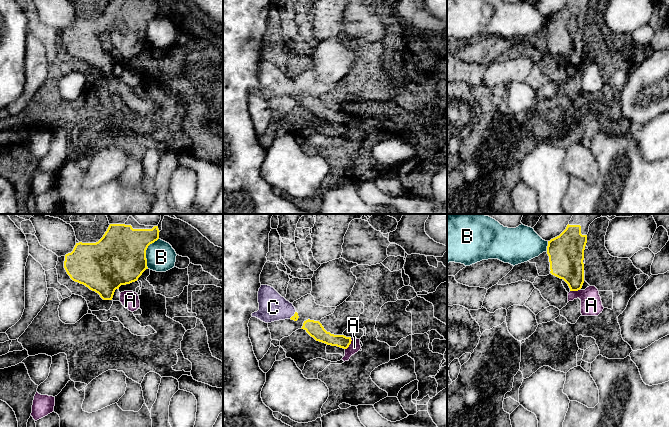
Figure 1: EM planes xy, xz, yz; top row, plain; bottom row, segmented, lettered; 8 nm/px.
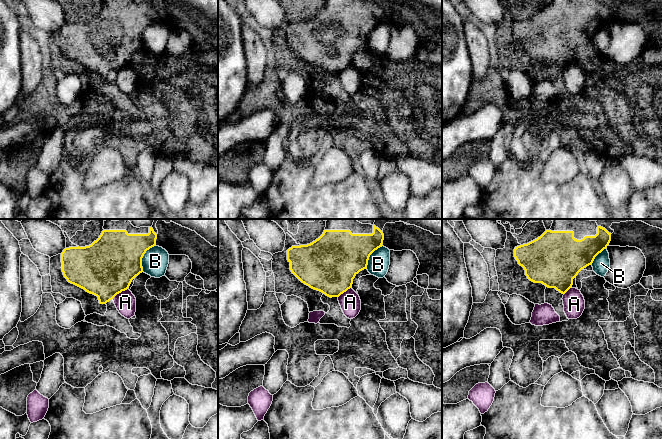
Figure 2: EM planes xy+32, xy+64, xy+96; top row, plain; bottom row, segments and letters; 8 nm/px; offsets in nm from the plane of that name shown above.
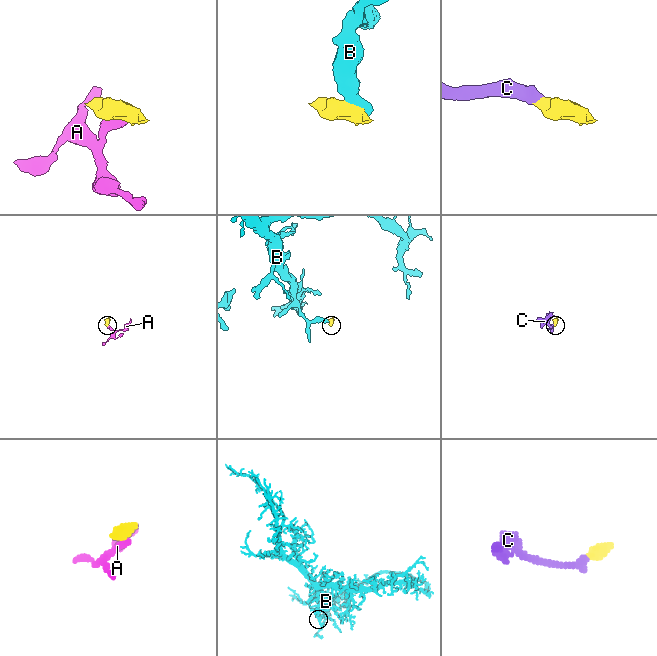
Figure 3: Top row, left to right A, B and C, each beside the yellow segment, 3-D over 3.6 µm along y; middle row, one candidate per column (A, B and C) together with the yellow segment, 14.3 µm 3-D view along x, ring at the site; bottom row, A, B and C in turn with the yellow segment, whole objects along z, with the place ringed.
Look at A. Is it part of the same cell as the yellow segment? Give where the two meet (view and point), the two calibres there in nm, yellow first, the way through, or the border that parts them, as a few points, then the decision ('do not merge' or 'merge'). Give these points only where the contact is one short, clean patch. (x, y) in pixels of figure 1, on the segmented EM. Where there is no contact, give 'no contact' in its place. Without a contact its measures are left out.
xz (350, 343) | 110/90 nm | along xz (351, 338), (351, 343), (345, 349) | do not merge

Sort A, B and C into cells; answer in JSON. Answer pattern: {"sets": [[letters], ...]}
{"sets": [["A"], ["B"], ["C"]]}

